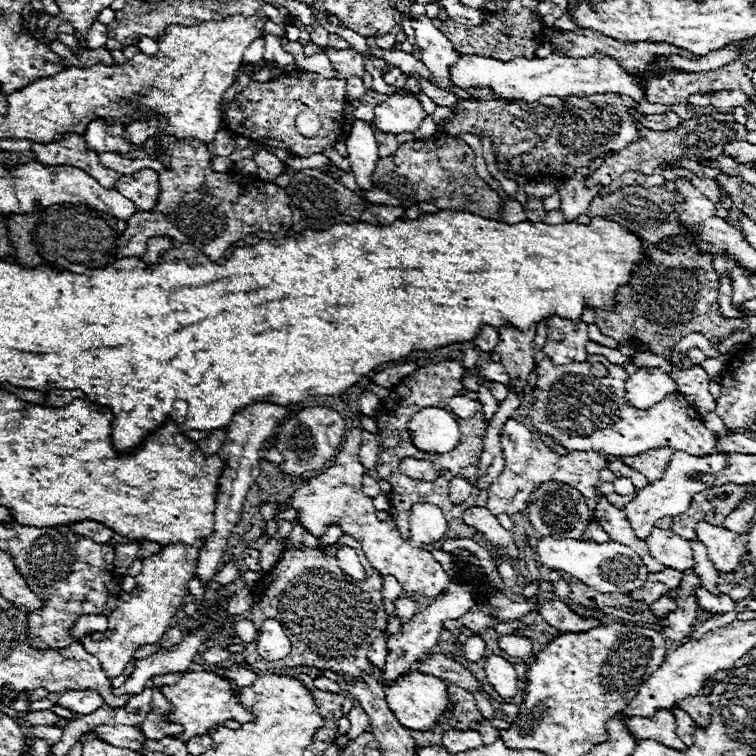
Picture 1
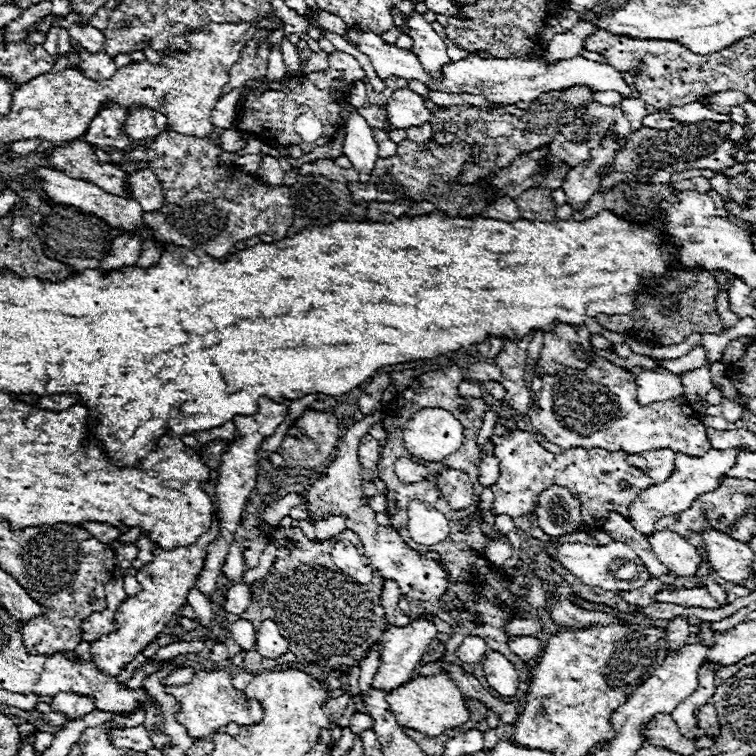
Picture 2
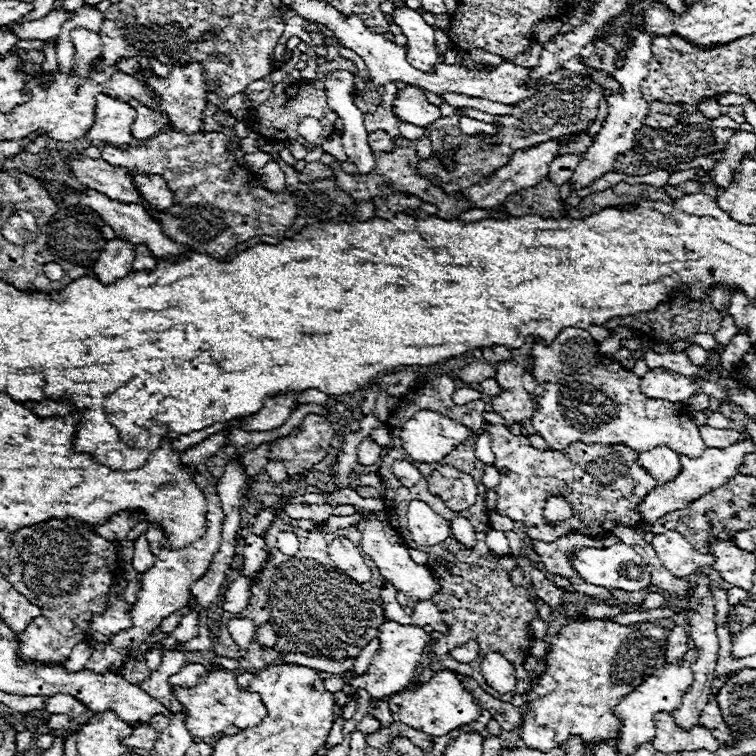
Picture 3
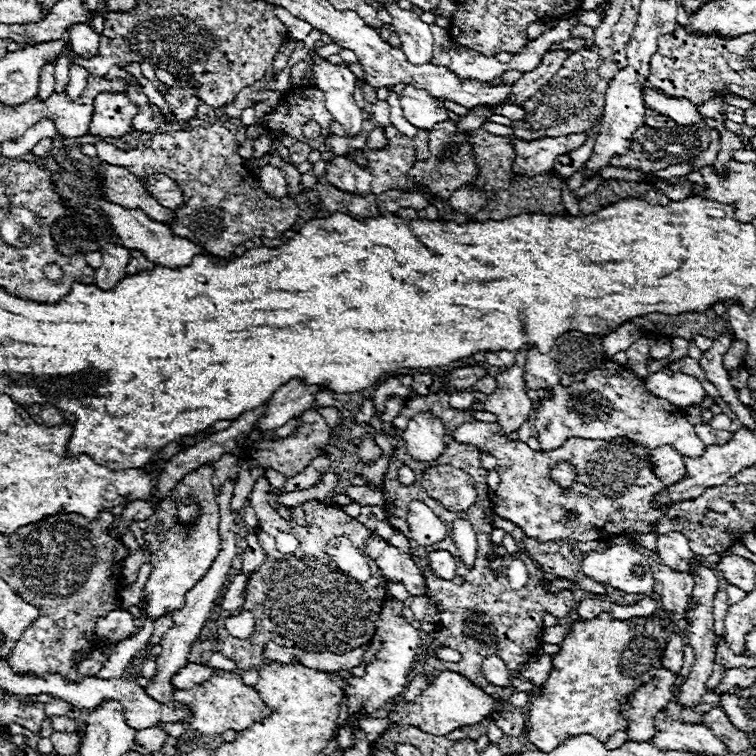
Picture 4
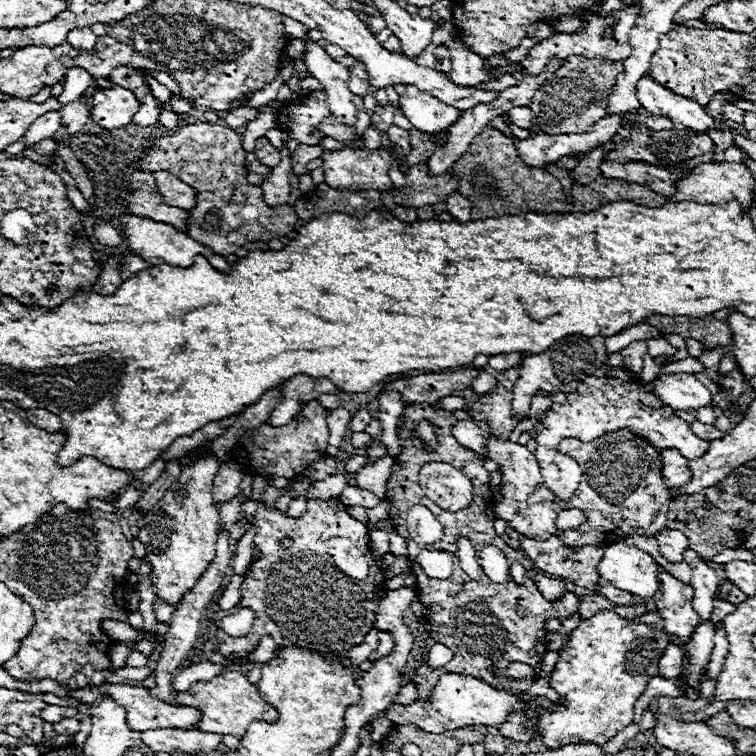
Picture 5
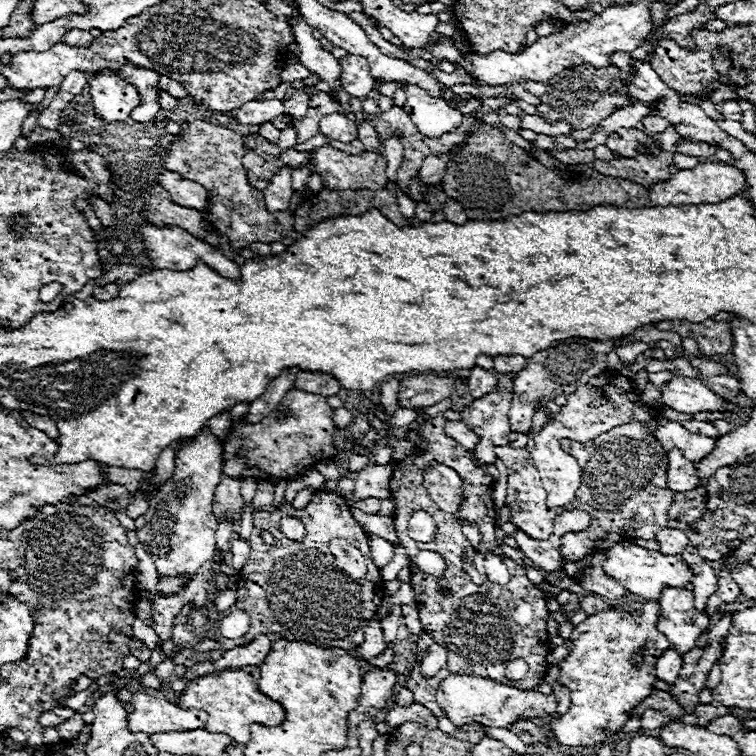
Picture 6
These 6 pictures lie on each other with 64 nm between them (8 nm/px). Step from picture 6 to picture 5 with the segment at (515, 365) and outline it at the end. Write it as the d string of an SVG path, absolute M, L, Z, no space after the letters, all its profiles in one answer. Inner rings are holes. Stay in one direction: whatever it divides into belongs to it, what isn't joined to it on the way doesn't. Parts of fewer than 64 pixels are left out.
M514 352L514 354L496 354L496 356L490 356L488 360L488 366L498 370L498 372L506 372L510 368L516 368L522 364L522 354Z

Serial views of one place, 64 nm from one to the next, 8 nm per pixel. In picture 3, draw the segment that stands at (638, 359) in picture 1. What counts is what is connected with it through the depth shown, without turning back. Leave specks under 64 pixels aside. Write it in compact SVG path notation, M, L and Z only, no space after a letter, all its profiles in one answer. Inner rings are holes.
M691 345L690 348L686 350L686 354L688 354L688 358L690 358L696 366L702 366L707 360L707 351L699 345Z

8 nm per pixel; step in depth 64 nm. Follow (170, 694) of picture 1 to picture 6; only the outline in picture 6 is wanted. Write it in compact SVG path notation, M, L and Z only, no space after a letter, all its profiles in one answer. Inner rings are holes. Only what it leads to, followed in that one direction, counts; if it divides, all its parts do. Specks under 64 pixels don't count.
M222 670L218 674L206 674L198 680L194 680L186 692L182 694L180 702L186 710L204 710L208 712L208 732L216 734L228 734L234 742L246 744L250 740L250 724L262 724L262 726L280 726L284 722L286 710L264 696L258 690L258 684L254 678L244 670Z

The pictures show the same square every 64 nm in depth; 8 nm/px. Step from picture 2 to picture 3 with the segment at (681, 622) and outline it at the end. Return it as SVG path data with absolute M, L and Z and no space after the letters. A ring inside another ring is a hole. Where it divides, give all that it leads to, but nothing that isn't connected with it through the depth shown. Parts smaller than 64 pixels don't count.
M674 626L668 630L668 644L666 644L666 662L678 662L684 658L684 652L688 650L686 644L690 642L688 632L682 626Z

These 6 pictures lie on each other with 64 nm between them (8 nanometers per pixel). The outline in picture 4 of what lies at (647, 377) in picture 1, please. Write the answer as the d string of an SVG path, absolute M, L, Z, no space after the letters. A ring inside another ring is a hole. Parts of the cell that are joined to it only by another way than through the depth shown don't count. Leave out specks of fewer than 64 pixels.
M664 368L656 374L650 374L644 380L644 386L654 396L664 398L678 408L700 404L706 398L706 390L698 382L698 378L682 374L682 372L672 372L668 368Z

